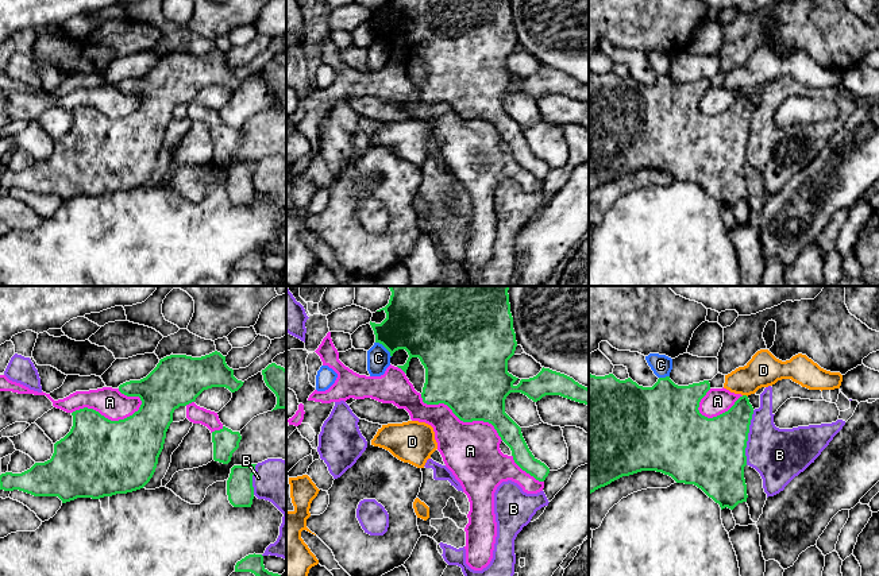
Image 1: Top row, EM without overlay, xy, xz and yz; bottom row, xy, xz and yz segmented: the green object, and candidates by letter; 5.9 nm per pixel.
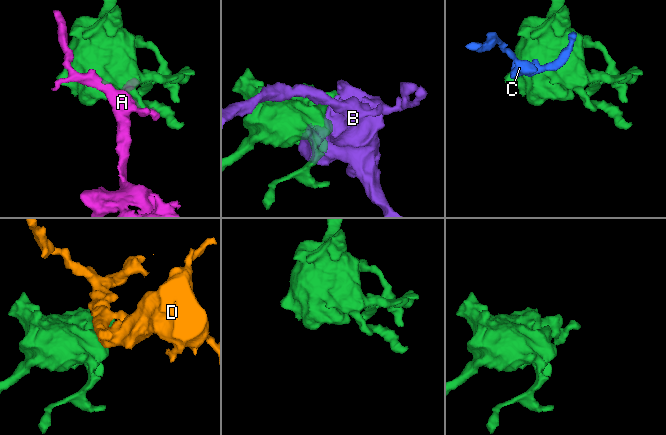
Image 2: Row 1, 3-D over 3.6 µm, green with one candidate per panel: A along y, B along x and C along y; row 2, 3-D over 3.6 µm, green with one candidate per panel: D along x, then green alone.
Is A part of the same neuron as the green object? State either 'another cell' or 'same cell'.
same cell

